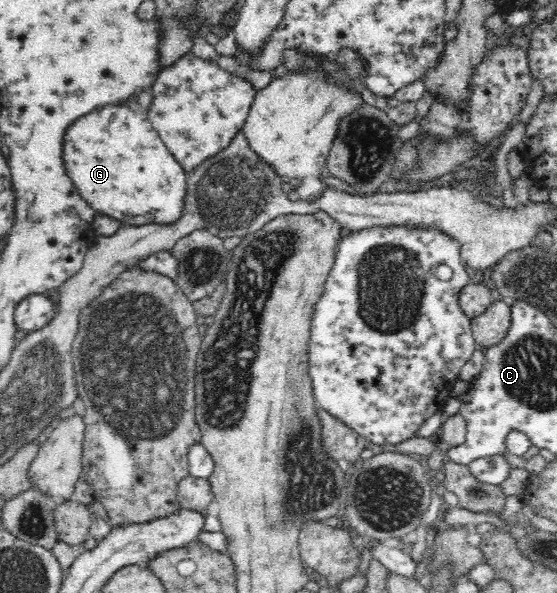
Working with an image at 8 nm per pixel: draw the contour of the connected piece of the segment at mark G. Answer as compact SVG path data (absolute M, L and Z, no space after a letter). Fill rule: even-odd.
M108 105L83 115L65 138L63 159L67 175L99 215L115 219L121 226L169 225L180 219L187 194L185 168L170 154L153 129L146 112L128 105Z

